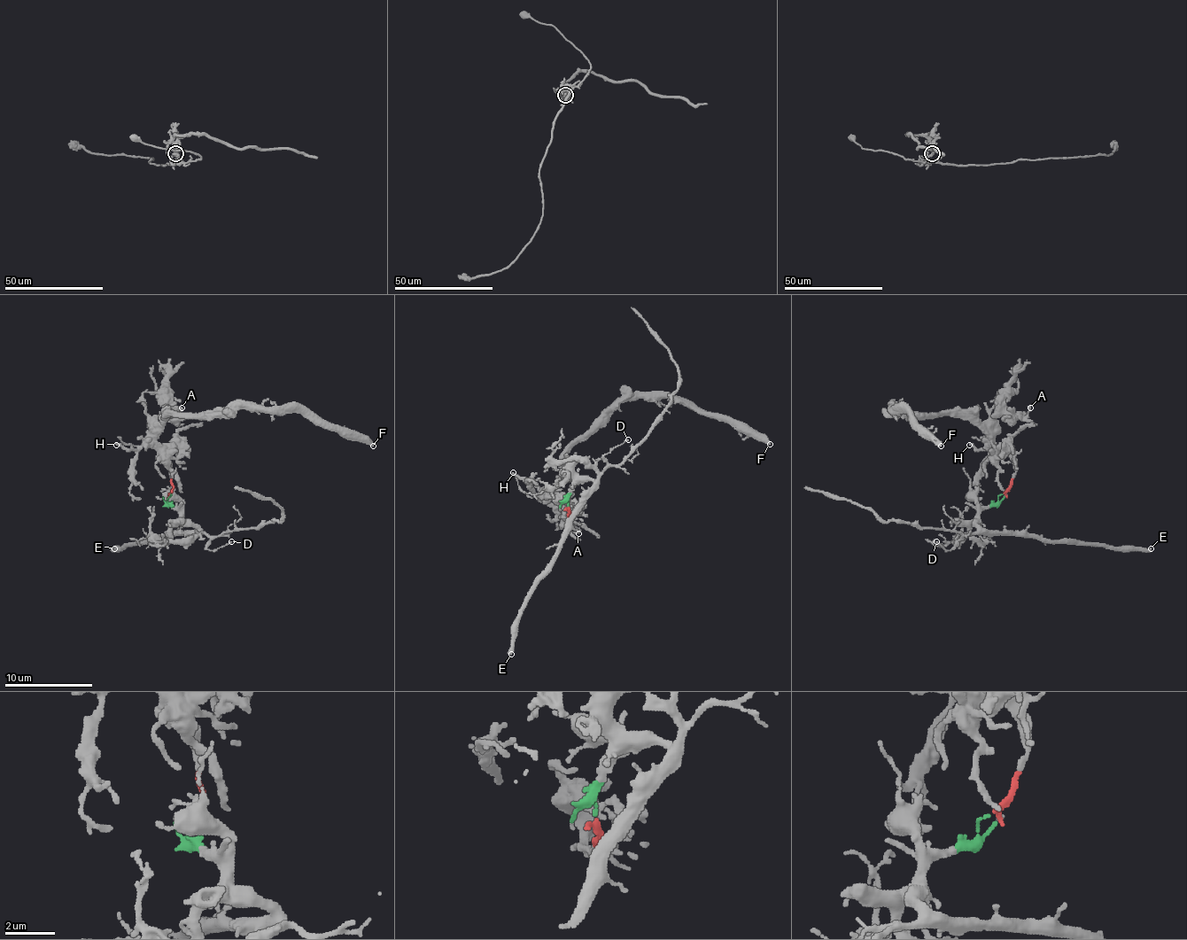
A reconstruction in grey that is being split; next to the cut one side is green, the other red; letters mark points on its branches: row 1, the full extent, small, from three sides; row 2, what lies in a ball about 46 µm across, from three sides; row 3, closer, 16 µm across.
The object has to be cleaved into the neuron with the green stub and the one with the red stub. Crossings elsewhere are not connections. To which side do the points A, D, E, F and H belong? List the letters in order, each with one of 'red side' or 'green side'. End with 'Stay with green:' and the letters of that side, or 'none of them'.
A: red side
D: green side
E: green side
F: red side
H: red side
Stay with green: D, E

